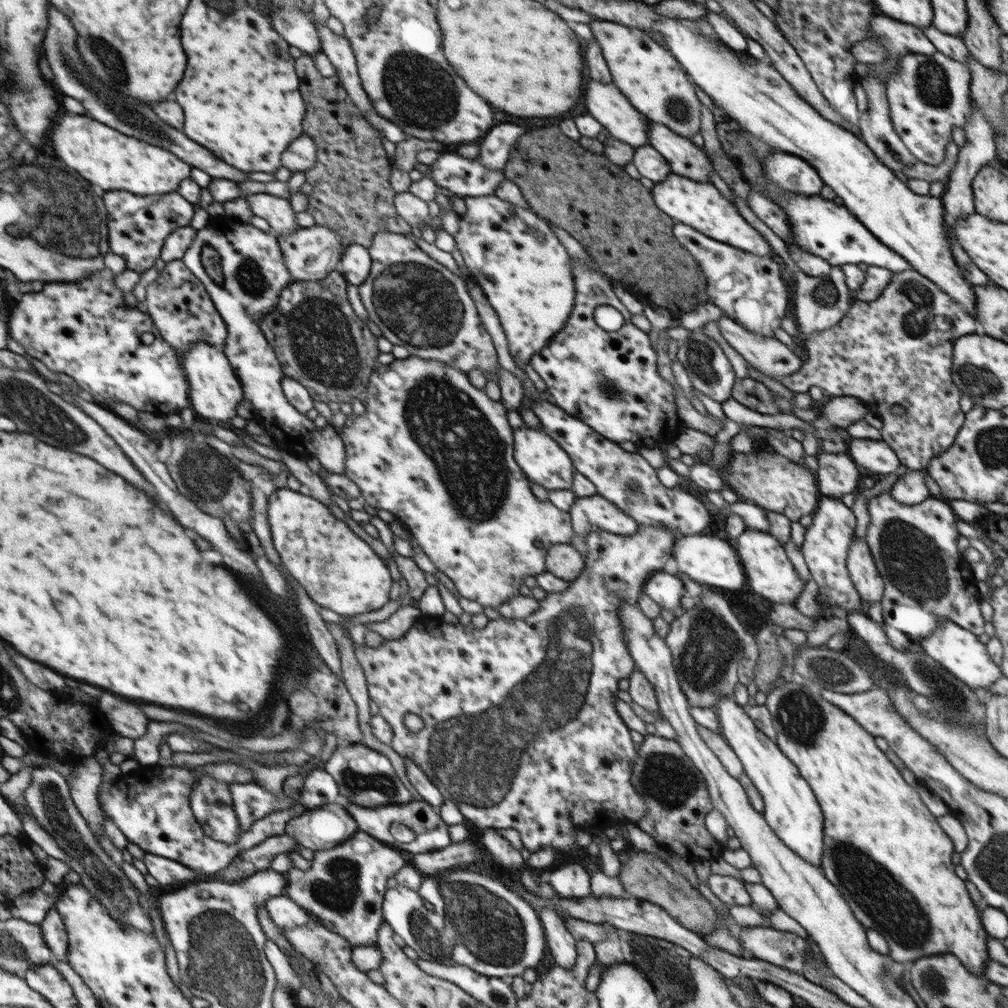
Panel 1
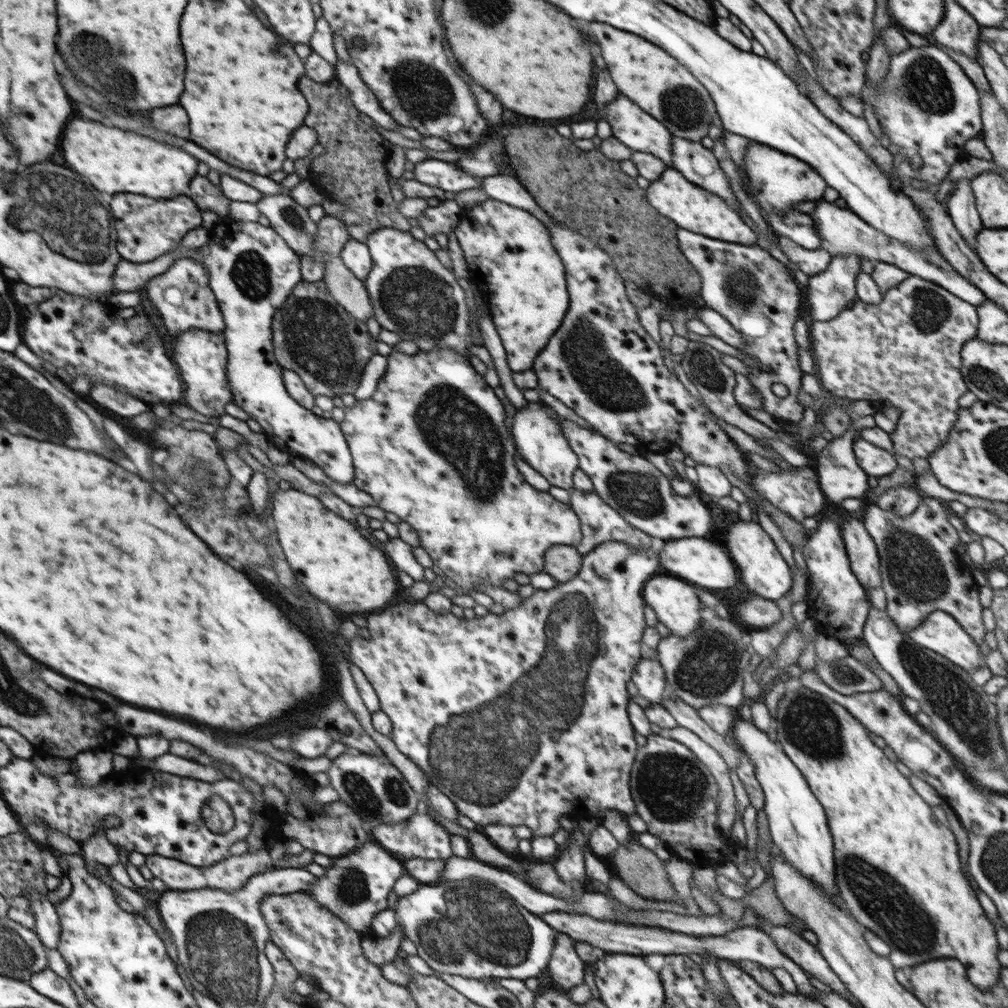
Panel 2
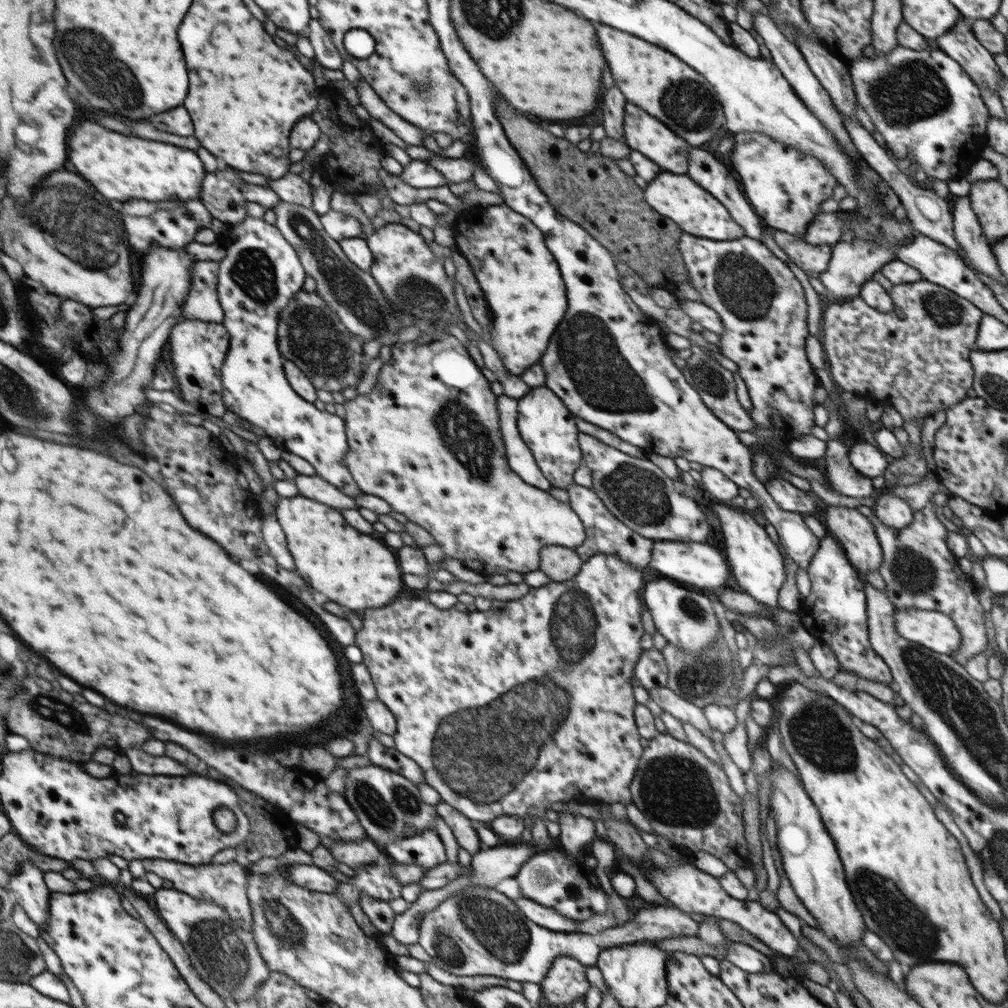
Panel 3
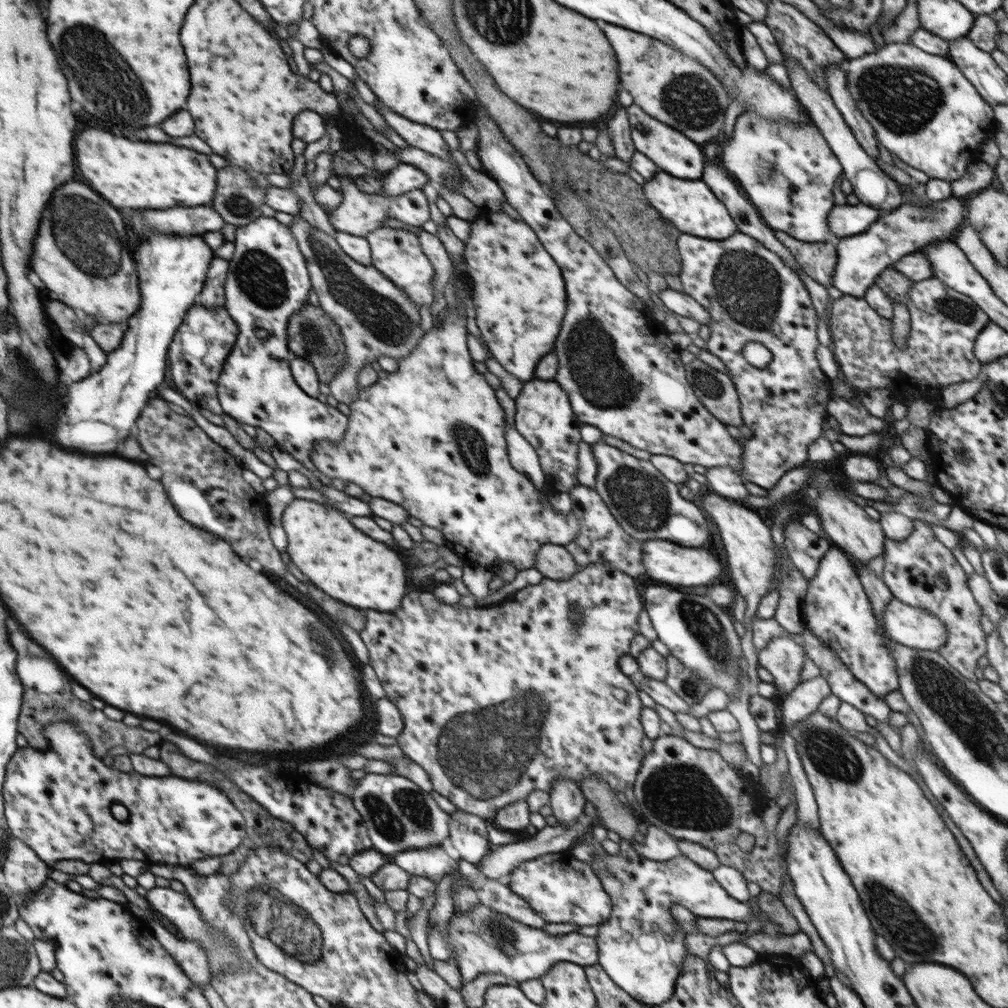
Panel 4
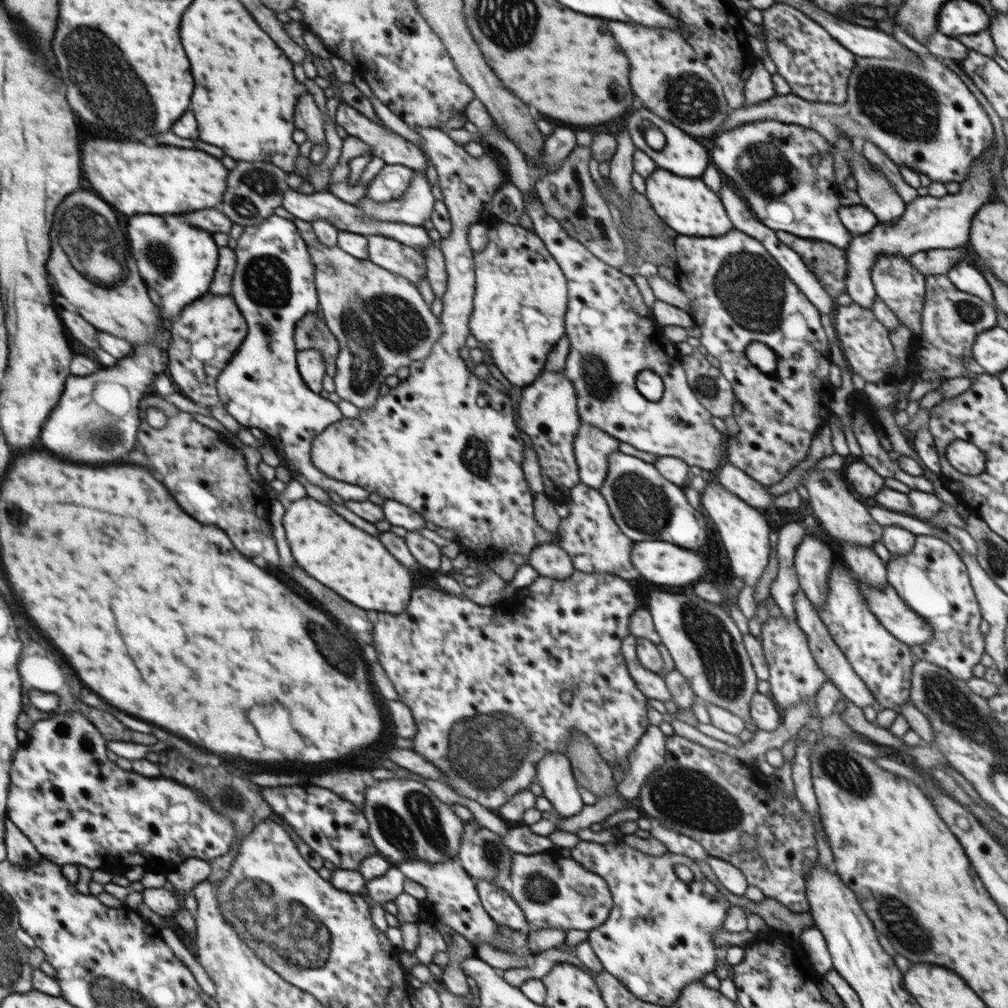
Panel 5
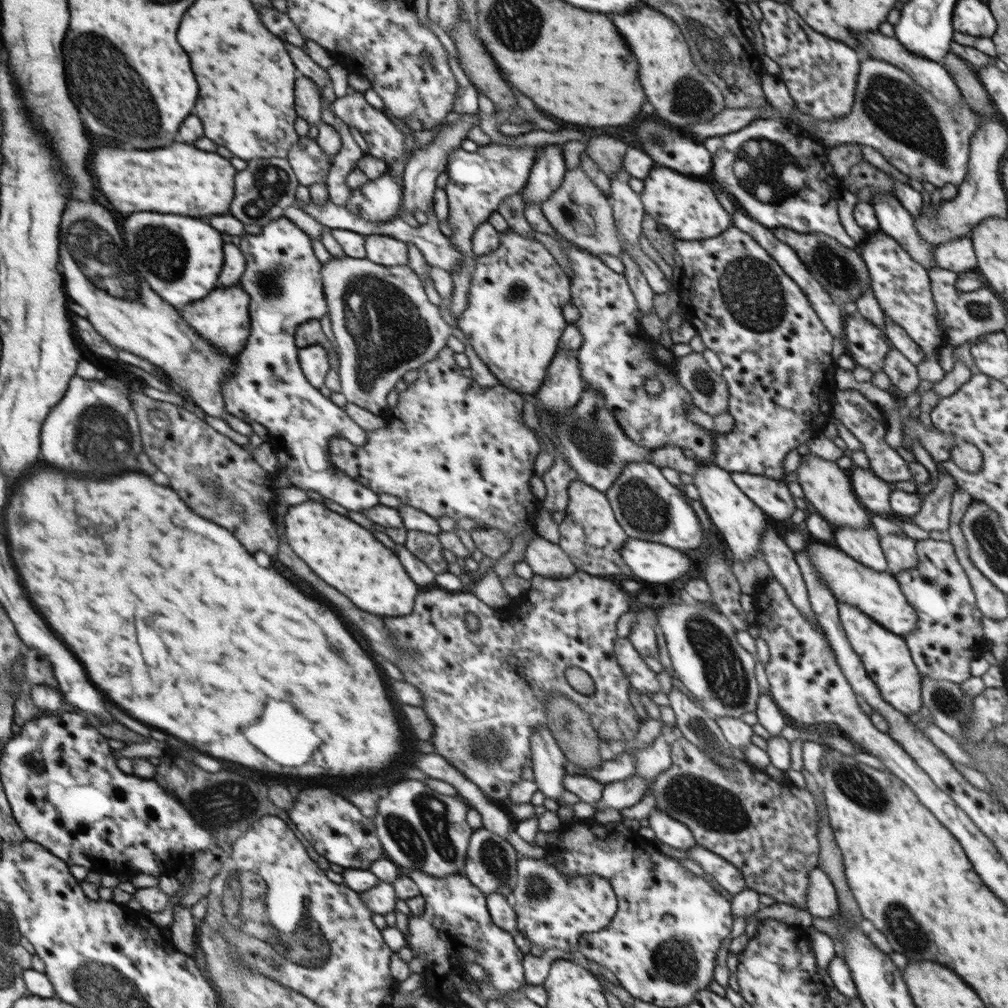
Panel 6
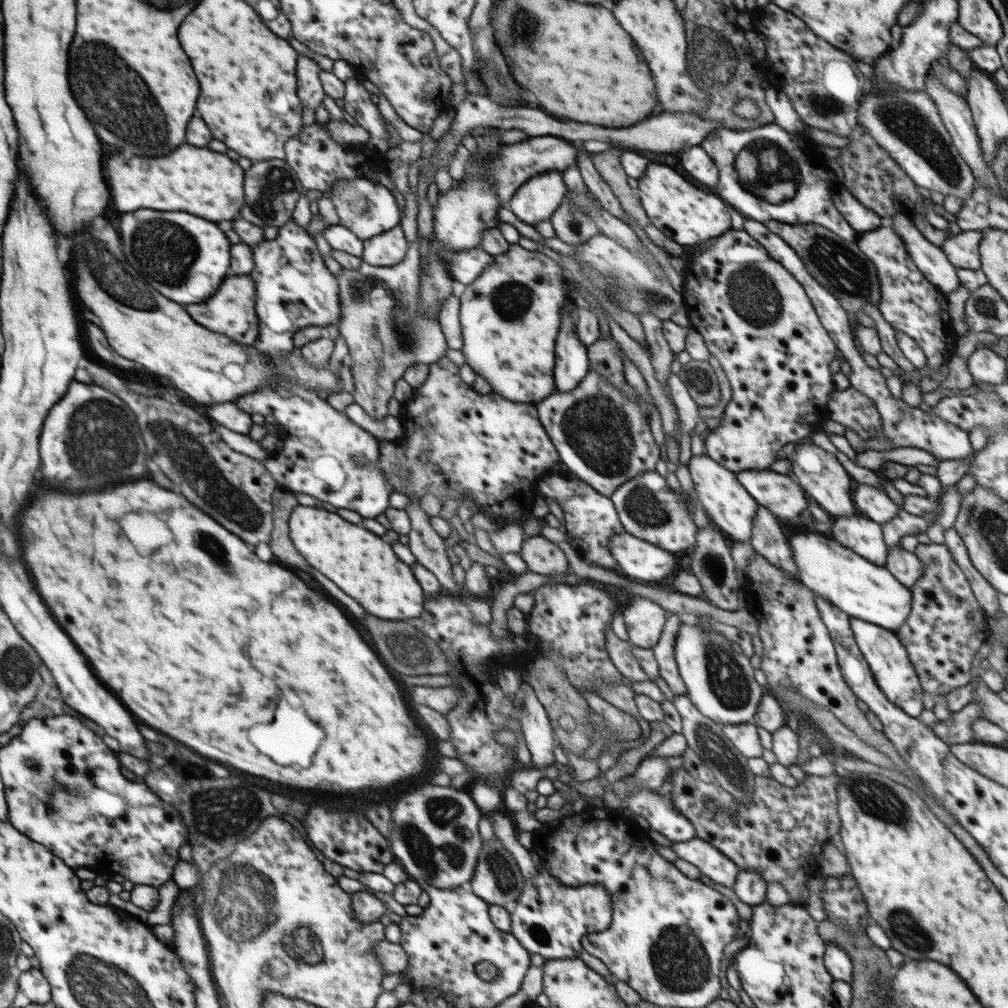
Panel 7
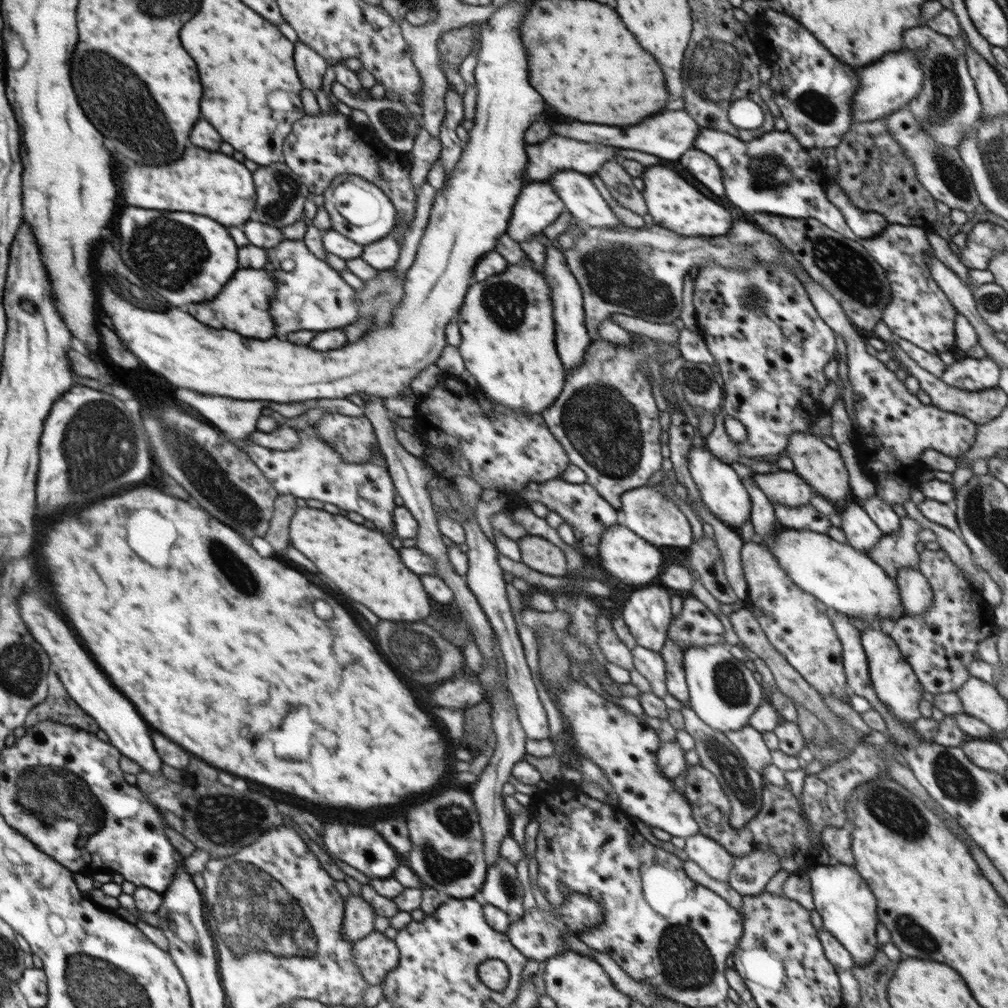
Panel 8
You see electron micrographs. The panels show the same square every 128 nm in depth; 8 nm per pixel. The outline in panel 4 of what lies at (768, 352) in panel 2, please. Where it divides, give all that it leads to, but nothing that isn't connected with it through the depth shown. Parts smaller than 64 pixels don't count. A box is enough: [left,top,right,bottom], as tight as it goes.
[678,232,833,491]

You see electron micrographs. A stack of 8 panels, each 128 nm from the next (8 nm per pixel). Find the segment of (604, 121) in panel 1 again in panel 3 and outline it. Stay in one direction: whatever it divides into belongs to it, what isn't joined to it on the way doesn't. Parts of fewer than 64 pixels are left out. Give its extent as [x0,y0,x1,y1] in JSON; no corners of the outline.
[623,104,688,174]

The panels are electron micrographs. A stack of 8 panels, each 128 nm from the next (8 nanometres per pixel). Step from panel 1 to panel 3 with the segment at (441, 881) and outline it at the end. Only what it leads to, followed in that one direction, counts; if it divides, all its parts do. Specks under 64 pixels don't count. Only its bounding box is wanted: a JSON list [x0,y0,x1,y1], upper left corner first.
[419,885,699,983]

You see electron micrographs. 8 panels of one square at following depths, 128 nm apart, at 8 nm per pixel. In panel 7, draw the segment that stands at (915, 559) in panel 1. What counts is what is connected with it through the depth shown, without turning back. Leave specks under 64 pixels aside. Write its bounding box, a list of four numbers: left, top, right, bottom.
[894,544,991,696]

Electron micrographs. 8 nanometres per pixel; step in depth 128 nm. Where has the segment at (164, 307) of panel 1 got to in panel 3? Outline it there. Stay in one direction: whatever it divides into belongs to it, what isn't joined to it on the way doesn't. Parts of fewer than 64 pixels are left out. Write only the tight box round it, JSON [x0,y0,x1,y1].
[182,261,224,322]

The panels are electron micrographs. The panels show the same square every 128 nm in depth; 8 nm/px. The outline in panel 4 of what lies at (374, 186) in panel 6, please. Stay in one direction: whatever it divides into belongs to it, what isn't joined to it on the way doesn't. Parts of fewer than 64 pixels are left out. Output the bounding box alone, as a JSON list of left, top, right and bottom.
[381,162,430,197]

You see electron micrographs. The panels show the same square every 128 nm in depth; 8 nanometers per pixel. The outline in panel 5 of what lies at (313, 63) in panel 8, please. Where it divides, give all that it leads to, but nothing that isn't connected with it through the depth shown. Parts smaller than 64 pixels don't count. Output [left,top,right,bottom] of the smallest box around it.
[294,93,325,145]

